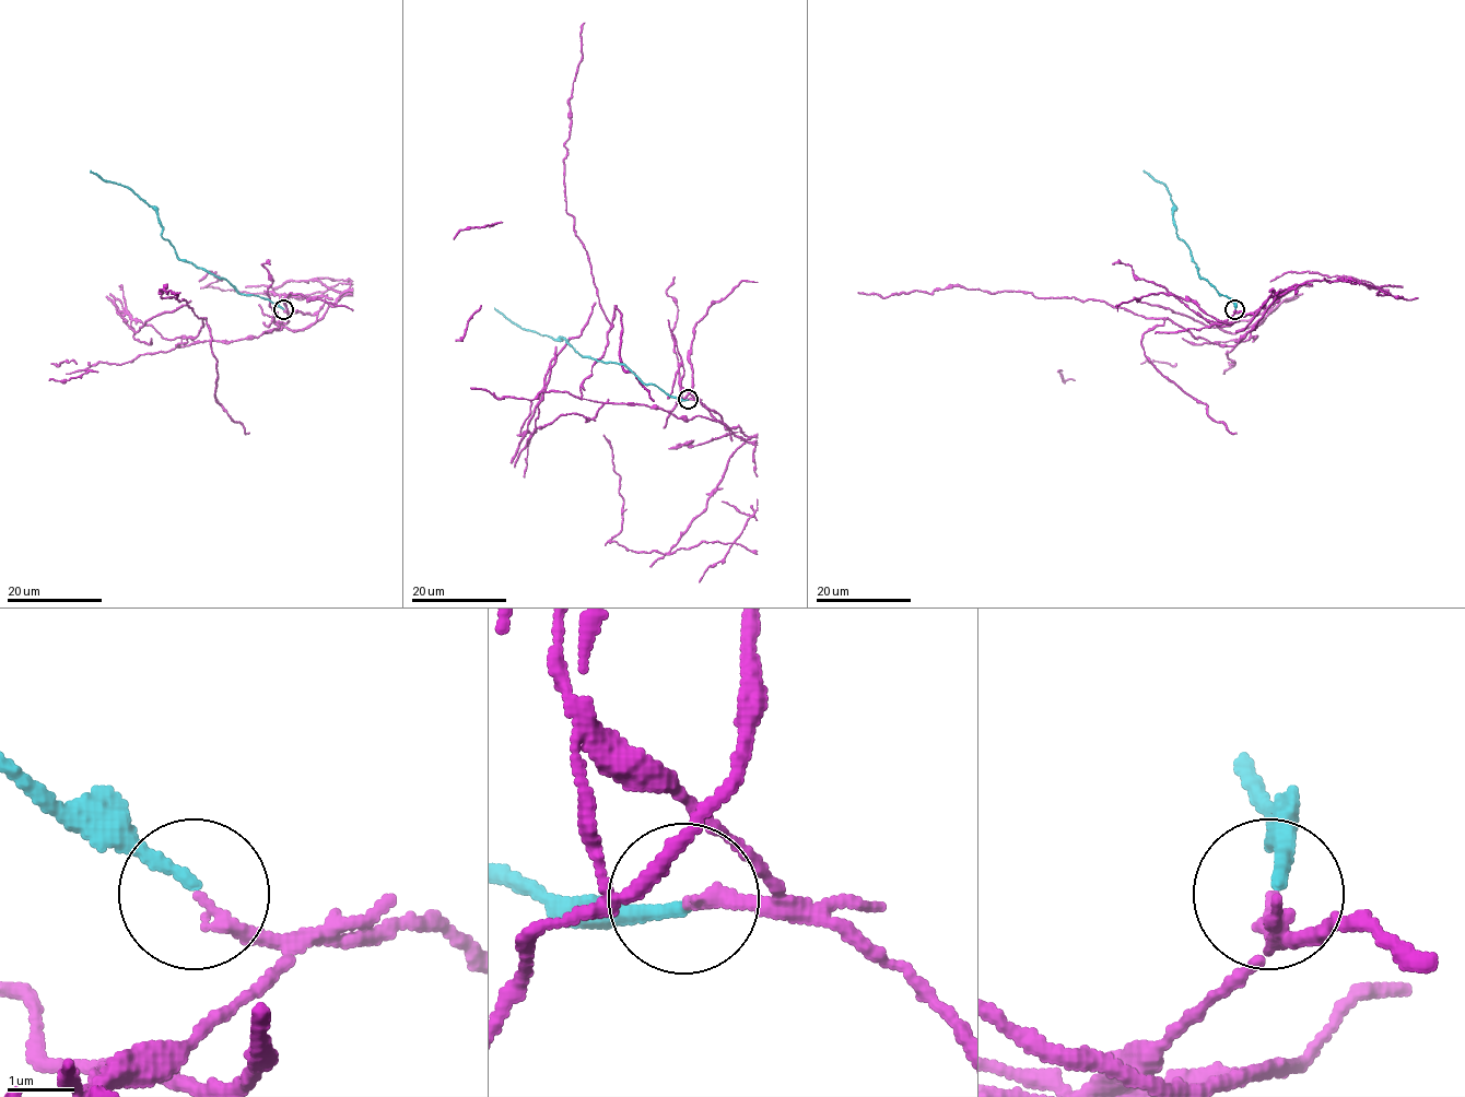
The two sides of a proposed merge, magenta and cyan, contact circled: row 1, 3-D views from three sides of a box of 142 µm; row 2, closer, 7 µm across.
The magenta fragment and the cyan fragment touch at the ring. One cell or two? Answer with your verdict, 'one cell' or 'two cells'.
two cells

